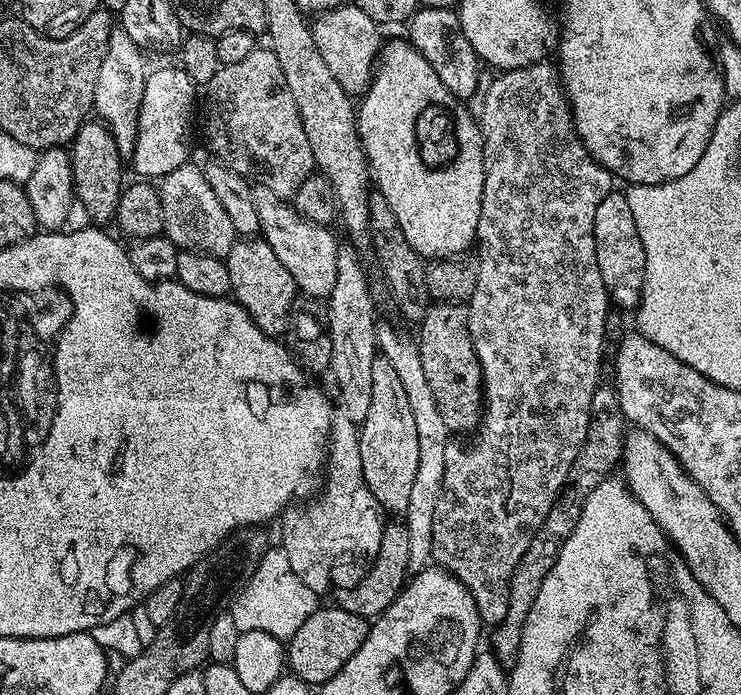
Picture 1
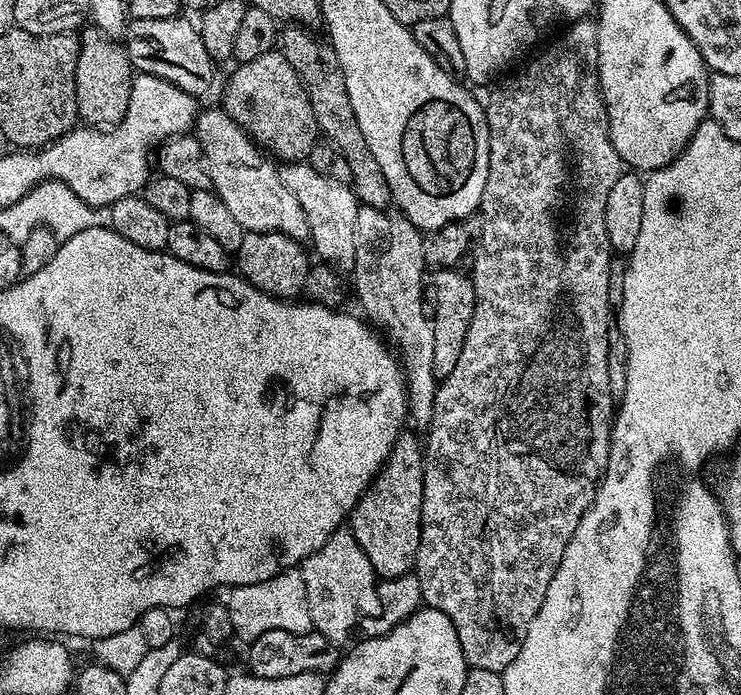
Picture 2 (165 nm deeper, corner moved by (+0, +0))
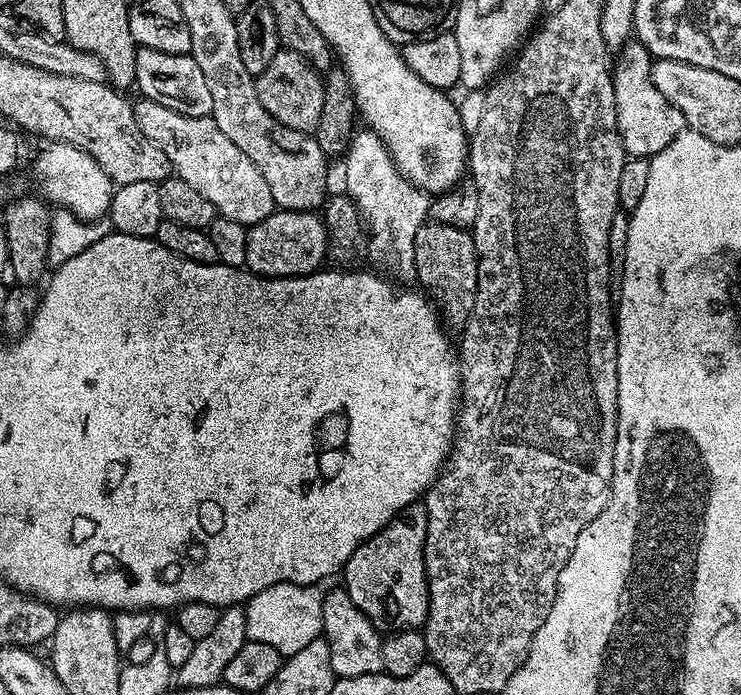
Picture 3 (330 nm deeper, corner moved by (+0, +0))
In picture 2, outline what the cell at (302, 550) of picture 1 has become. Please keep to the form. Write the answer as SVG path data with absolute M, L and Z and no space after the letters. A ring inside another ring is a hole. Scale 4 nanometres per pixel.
M342 526L320 549L310 554L299 565L298 571L306 586L306 602L310 602L310 618L314 631L322 634L331 644L343 646L358 628L360 591L371 589L374 573L370 560L362 554L362 546L347 527Z

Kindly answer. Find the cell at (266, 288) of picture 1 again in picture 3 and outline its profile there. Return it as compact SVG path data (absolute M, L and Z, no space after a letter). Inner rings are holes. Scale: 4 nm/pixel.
M274 210L262 222L248 228L246 268L257 276L308 276L321 271L328 255L328 231L319 211Z

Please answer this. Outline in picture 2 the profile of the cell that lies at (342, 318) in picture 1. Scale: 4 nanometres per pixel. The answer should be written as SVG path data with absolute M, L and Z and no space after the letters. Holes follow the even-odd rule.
M284 162L278 171L286 190L298 198L298 206L302 206L302 214L306 214L310 244L316 247L319 259L341 273L351 273L356 249L354 224L358 222L358 210L362 207L355 192L343 179L335 180L335 175L314 170L308 162Z

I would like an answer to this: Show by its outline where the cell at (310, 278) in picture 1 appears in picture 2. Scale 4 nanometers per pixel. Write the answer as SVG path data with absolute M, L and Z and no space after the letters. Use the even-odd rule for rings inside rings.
M223 107L208 108L205 112L203 109L195 120L194 135L198 143L204 147L204 161L208 164L208 176L212 180L211 191L215 192L218 198L222 198L222 202L226 202L226 210L230 210L230 214L238 218L245 232L281 232L301 242L309 239L306 214L302 214L298 198L294 198L294 194L286 190L277 165L271 159L268 161L262 156L264 154L250 139L249 133L233 120Z

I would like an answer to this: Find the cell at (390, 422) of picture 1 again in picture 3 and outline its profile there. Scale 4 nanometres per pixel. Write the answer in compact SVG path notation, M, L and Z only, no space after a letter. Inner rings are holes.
M417 502L405 508L399 516L395 516L391 522L378 534L374 534L350 558L344 563L342 577L344 576L343 591L362 614L372 619L372 623L383 626L388 630L420 630L428 621L428 575L426 574L426 562L424 561L424 547L426 546L426 534L428 533L428 512L423 503Z

